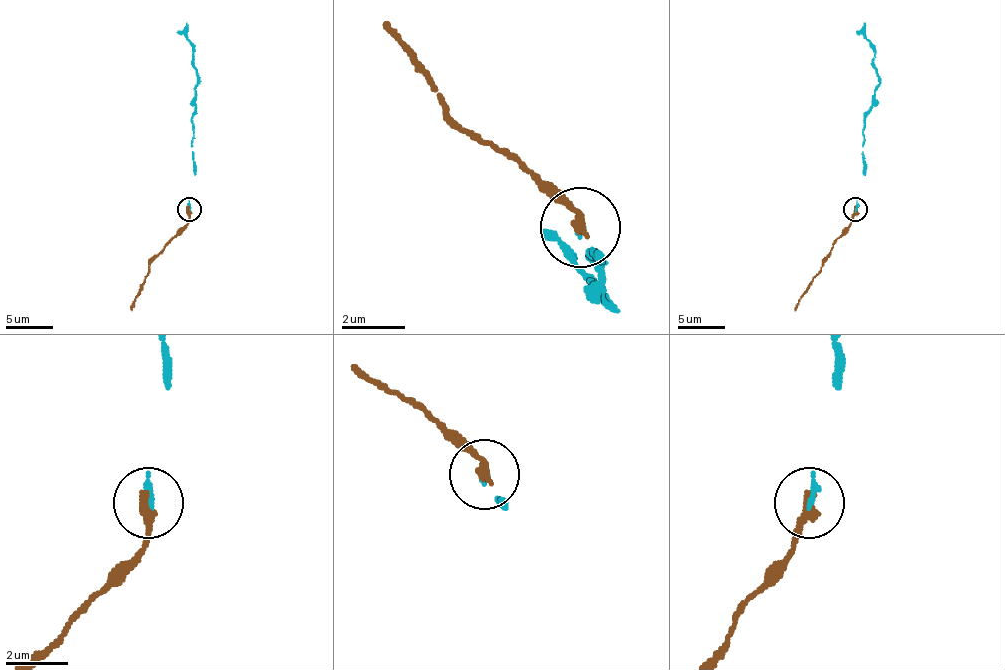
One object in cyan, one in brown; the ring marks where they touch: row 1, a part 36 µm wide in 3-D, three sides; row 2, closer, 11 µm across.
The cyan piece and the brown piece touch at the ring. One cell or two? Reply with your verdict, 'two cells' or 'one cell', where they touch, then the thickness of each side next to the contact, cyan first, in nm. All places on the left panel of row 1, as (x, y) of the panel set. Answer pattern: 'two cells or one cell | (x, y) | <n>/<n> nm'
one cell | (189, 209) | 180/300 nm

